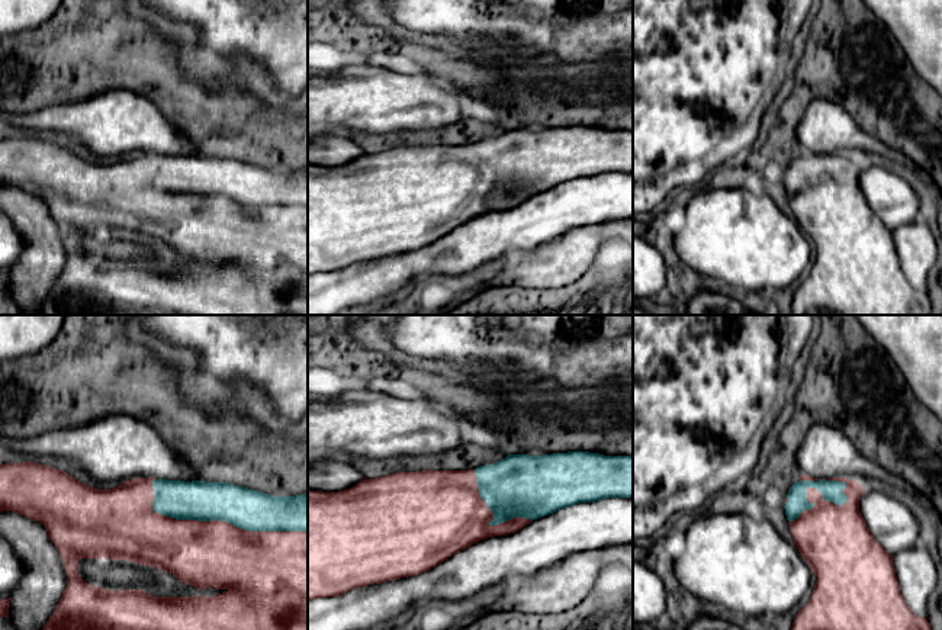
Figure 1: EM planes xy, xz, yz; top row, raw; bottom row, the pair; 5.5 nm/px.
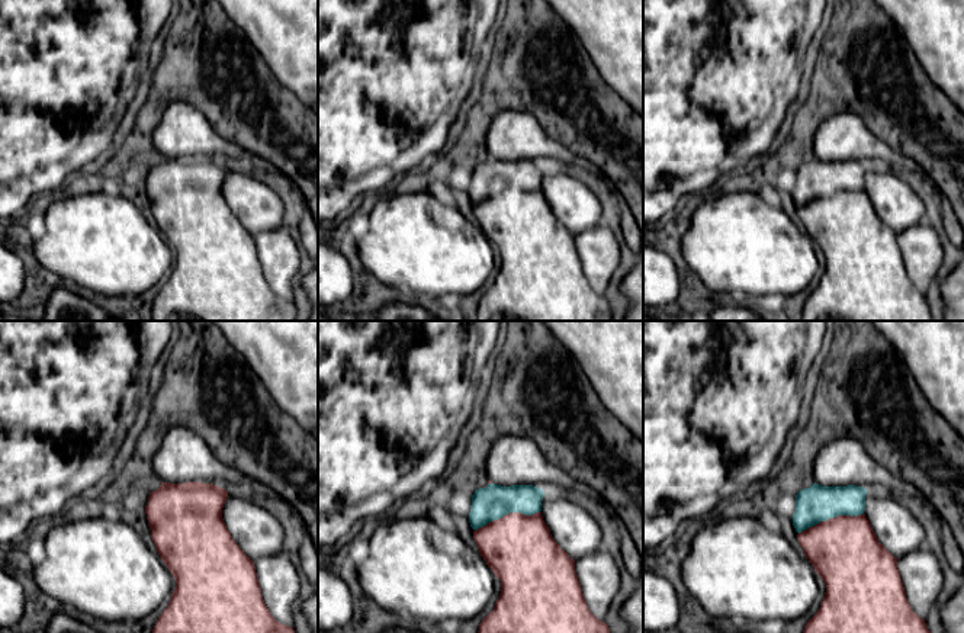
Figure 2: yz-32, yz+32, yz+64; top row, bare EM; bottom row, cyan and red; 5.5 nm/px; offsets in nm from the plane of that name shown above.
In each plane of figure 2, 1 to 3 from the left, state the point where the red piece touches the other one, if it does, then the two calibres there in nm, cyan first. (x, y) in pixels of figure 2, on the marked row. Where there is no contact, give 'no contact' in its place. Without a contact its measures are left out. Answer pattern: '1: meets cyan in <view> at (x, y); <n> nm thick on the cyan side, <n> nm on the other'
1: no contact
2: meets cyan in yz+32 at (507, 513); 190 nm thick on the cyan side, 380 nm on the other
3: meets cyan in yz+64 at (831, 517); 200 nm thick on the cyan side, 380 nm on the other

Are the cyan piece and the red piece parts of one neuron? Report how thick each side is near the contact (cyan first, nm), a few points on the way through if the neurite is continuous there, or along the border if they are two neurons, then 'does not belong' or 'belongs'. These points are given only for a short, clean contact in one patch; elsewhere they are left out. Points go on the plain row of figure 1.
220 nm thick on the cyan side, 360 nm on the other; belongs

